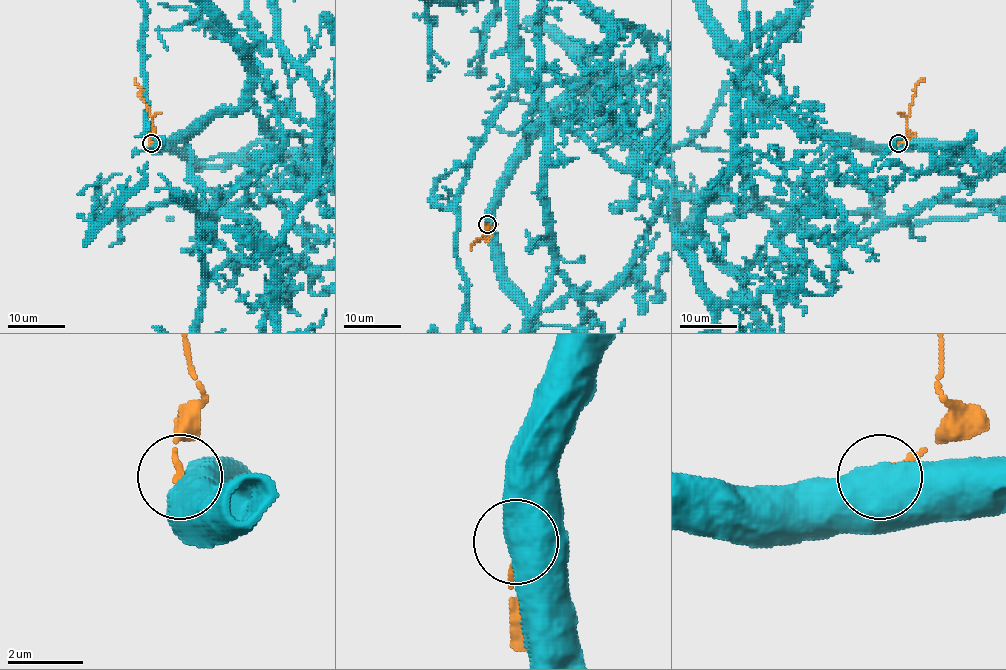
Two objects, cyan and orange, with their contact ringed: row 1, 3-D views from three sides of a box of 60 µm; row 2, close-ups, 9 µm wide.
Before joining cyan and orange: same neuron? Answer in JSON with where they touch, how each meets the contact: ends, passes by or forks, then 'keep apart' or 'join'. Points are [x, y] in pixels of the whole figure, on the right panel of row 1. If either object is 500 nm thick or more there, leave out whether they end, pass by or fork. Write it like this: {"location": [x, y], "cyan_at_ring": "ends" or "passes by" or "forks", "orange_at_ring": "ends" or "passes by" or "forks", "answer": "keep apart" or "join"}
{"location": [898, 143], "answer": "keep apart"}

